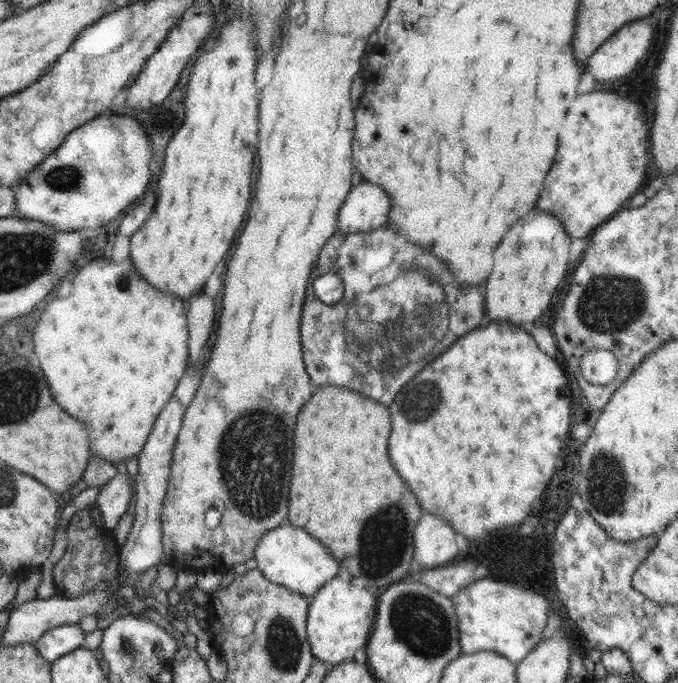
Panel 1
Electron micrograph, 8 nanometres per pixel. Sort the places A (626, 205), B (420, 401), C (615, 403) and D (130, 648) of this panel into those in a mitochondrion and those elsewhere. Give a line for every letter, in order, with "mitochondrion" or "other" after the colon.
A: other
B: mitochondrion
C: other
D: mitochondrion

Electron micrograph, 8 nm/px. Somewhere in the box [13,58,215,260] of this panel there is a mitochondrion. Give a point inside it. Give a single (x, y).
(64, 177)

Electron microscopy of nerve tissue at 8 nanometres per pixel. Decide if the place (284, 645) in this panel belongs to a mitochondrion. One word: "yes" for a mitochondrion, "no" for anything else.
yes

